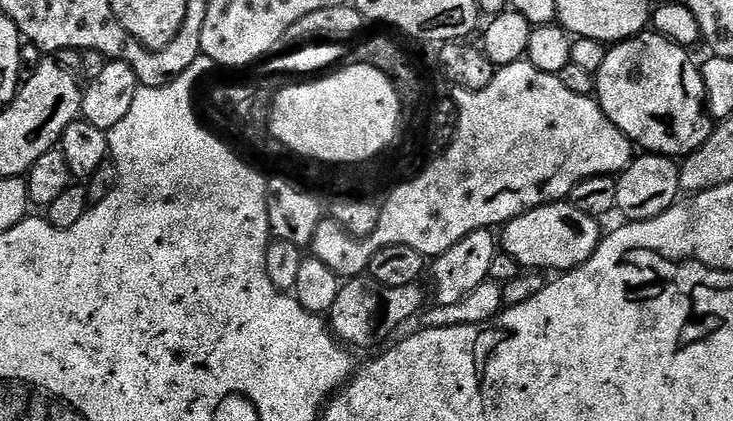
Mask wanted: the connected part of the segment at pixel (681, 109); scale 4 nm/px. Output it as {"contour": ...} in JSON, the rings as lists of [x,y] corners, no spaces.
{"contour":[[[641,34],[609,47],[602,70],[595,73],[594,96],[601,110],[637,149],[645,153],[683,158],[696,152],[710,138],[714,121],[706,111],[702,74],[697,61],[692,61],[688,56],[691,56],[689,49],[680,48],[665,36]]]}

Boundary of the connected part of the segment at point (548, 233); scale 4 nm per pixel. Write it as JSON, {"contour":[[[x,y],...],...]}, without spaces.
{"contour":[[[570,203],[543,204],[503,225],[502,252],[524,270],[553,268],[553,273],[556,274],[571,272],[585,264],[594,254],[594,250],[598,250],[602,239],[600,224],[597,217],[582,214],[582,210]]]}

